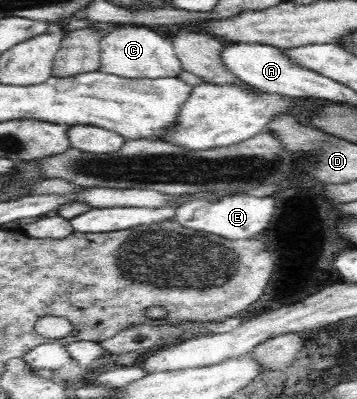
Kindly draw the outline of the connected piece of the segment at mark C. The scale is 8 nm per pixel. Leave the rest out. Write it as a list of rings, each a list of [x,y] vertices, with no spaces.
[[[113,24],[100,41],[99,71],[126,78],[158,78],[179,76],[181,61],[177,58],[171,39],[162,37],[149,26]]]

